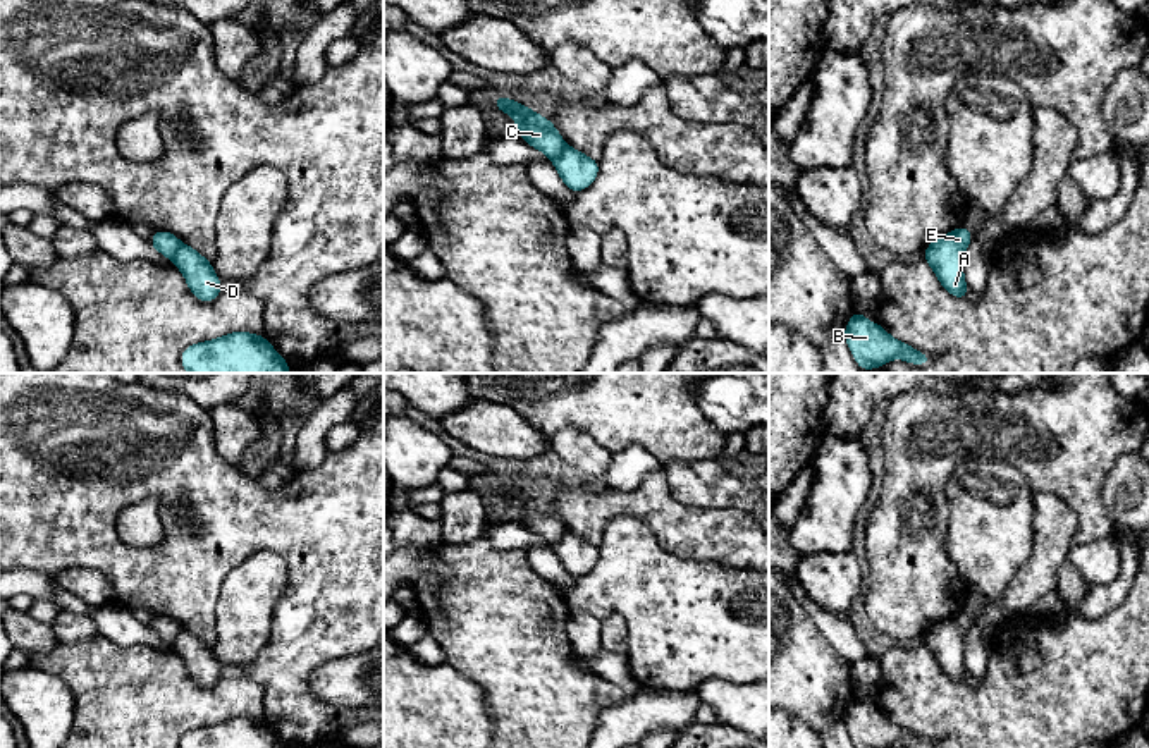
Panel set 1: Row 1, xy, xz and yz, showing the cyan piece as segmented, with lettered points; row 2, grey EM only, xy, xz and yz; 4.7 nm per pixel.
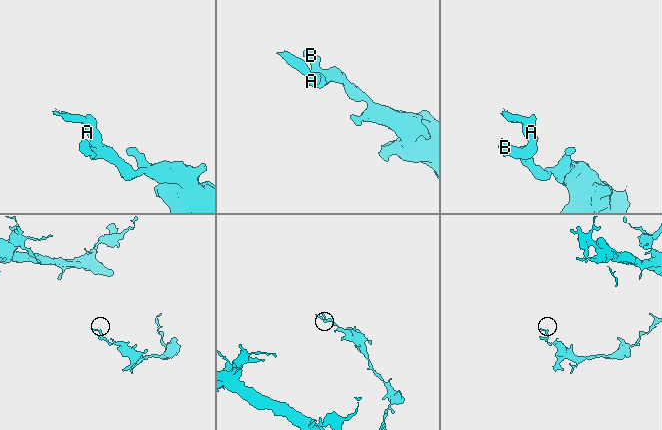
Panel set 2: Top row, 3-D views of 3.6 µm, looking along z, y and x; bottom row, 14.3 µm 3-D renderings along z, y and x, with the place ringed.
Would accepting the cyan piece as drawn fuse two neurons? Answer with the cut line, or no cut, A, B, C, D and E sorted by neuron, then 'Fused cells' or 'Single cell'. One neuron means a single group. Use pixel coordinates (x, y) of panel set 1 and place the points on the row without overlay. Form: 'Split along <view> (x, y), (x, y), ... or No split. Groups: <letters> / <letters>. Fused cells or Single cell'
Split along xz (566, 532), (552, 545). Groups: A B D E / C. Fused cells

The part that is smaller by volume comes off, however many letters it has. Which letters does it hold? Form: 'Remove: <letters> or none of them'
Remove: C

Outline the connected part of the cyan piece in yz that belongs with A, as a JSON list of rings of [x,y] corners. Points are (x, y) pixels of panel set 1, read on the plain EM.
[[[963,610],[944,619],[924,638],[925,647],[937,660],[941,671],[955,683],[967,684],[968,672],[963,664],[963,640],[974,621]]]

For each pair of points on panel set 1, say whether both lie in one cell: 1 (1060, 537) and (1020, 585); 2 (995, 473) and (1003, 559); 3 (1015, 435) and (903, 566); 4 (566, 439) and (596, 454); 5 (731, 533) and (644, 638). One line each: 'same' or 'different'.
1: same
2: same
3: same
4: same
5: different

